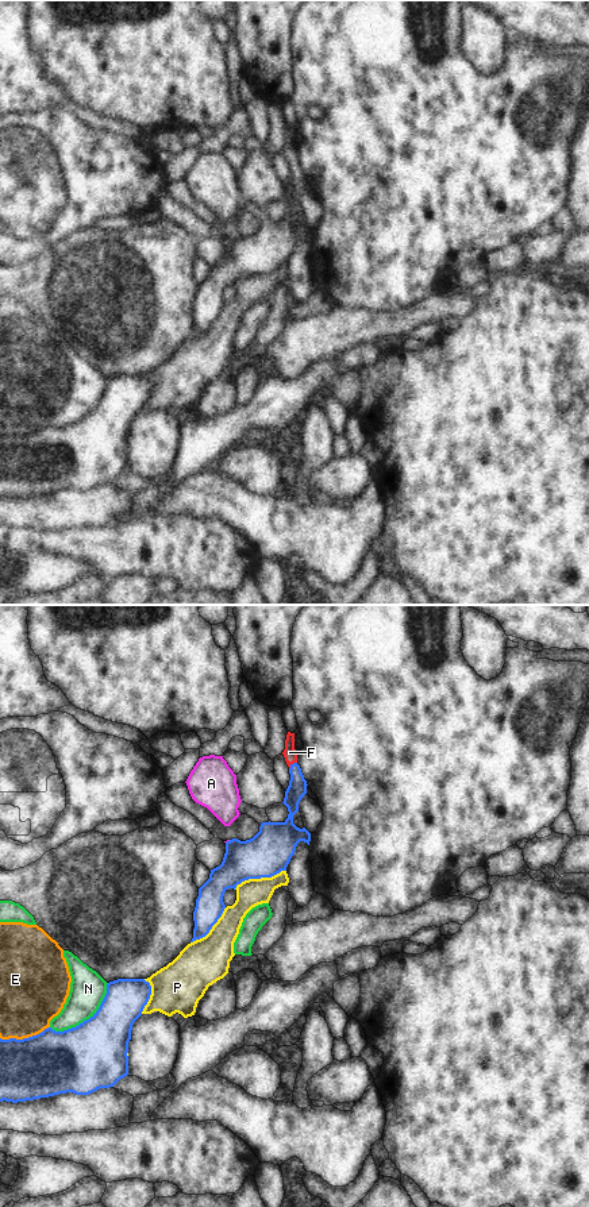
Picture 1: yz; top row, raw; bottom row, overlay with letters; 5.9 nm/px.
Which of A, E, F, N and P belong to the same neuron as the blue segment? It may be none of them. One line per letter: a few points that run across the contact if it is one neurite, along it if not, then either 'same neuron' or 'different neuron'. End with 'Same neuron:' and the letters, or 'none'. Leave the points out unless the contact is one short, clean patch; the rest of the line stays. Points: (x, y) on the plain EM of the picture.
A: line yz (230, 235), (226, 238); different neuron
E: line yz (49, 421), (27, 432), (0, 434); different neuron
F: line yz (296, 185), (296, 168), (292, 159), (289, 147); same neuron
N: different neuron
P: different neuron
Same neuron: F

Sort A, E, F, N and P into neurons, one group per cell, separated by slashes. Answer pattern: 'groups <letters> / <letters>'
groups A / E N / F / P

